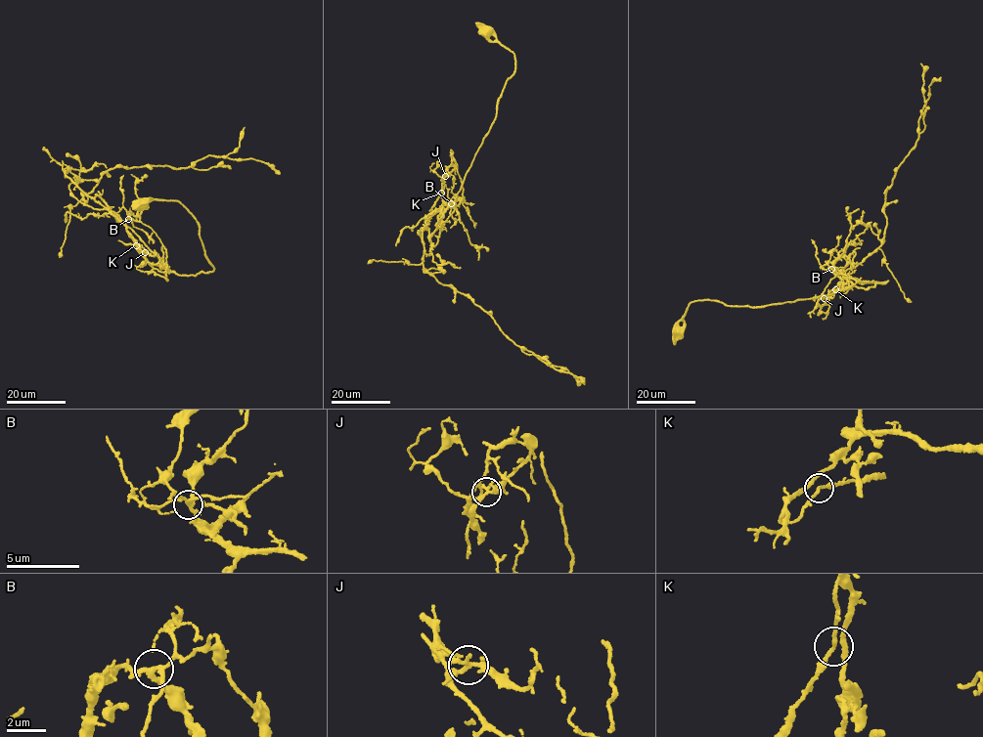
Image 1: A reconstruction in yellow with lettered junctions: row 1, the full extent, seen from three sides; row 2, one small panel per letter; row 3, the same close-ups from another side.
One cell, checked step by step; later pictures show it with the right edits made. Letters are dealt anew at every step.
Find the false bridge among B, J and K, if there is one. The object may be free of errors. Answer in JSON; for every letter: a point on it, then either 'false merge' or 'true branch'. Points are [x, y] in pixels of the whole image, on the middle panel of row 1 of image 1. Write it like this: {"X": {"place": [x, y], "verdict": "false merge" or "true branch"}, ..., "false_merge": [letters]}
{"B": {"place": [451, 203], "verdict": "true branch"}, "J": {"place": [445, 176], "verdict": "true branch"}, "K": {"place": [441, 193], "verdict": "true branch"}, "false_merge": []}

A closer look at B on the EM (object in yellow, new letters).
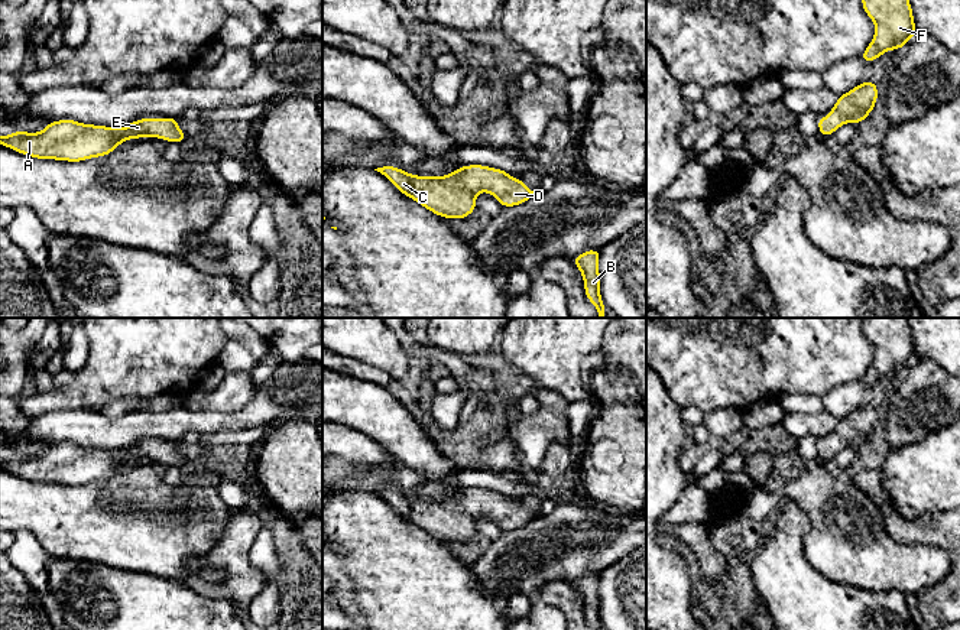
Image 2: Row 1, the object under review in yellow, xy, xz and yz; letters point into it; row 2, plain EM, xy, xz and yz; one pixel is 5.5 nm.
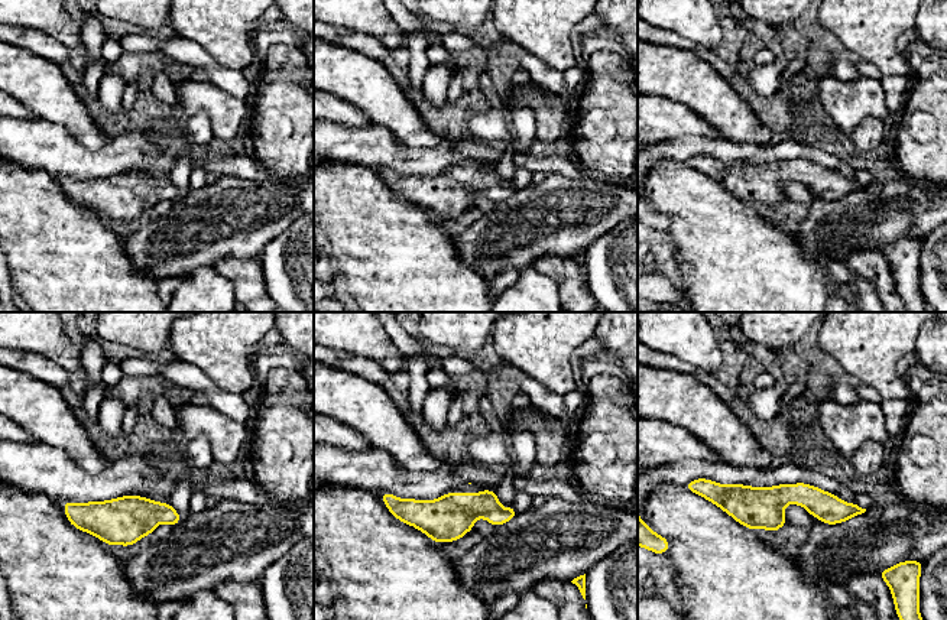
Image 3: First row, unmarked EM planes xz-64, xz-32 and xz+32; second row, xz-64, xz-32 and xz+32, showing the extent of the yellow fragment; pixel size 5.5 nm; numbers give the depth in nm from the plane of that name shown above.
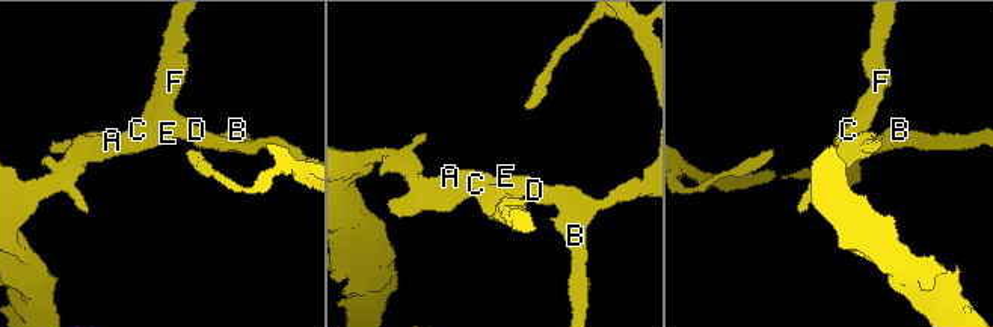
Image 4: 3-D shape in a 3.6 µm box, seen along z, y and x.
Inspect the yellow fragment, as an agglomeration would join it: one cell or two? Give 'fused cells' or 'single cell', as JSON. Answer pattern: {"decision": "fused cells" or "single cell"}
{"decision": "single cell"}

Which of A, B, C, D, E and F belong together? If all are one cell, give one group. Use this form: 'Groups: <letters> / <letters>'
Groups: A B C D E F

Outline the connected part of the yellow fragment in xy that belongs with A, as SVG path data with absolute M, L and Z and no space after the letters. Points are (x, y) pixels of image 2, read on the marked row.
M176 117L139 118L126 124L124 130L120 126L82 124L64 118L51 121L39 133L17 130L9 136L0 136L0 144L35 159L81 162L110 155L124 140L149 136L176 143L182 143L187 139L187 134L182 133L176 123Z

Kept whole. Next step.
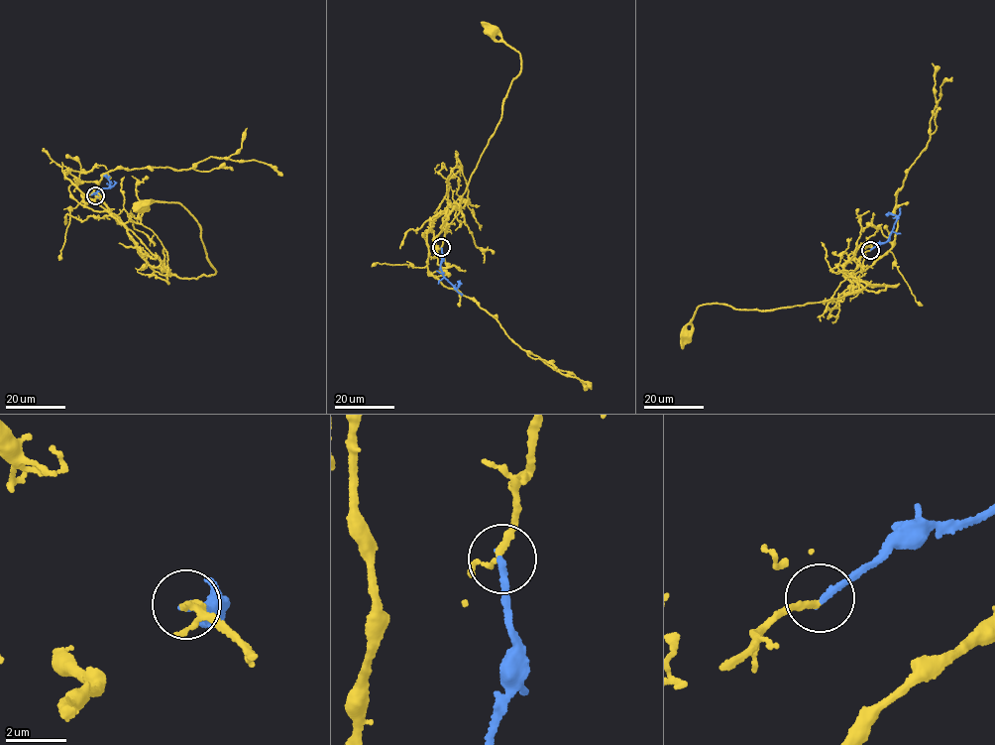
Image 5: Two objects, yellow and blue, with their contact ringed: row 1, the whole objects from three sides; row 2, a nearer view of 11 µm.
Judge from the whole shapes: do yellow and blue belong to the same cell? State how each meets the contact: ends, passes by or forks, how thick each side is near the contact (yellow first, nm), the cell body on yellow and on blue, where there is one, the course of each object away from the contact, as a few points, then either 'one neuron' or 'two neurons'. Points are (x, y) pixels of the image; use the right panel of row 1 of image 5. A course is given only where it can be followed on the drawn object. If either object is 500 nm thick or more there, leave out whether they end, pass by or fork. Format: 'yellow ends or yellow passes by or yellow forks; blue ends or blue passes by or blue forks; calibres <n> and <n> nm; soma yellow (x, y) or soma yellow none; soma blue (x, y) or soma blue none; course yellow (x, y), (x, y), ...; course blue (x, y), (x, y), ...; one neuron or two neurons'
yellow ends; blue ends; calibres 220 and 220 nm; soma yellow (686, 335); soma blue none; course yellow (870, 250), (845, 278), (881, 286), (870, 284), (838, 298), (768, 311), (706, 305), (697, 308), (684, 336); course blue (869, 250), (887, 240), (893, 230), (897, 217), (892, 213), (887, 216); one neuron

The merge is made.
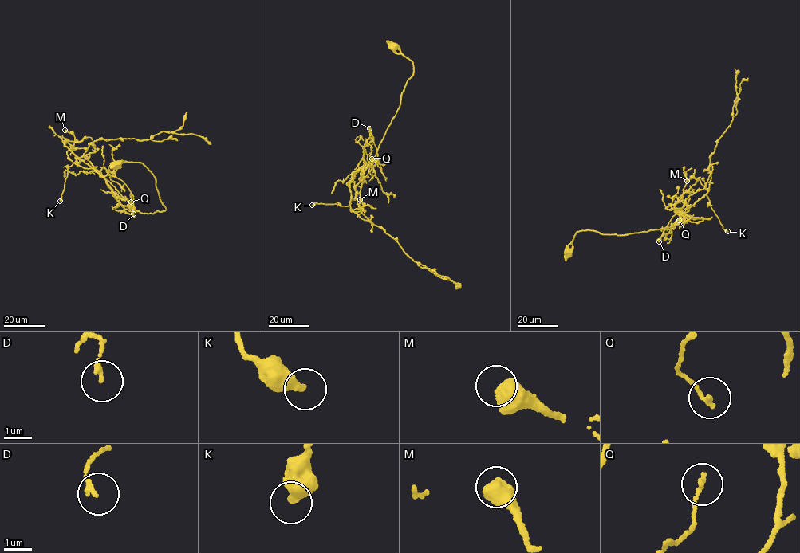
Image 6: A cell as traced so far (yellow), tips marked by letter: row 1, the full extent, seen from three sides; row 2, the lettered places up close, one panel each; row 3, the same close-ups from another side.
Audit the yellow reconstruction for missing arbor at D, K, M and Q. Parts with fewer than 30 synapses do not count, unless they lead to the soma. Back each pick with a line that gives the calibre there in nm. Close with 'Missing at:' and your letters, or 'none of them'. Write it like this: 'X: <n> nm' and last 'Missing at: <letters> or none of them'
Missing at: none of them

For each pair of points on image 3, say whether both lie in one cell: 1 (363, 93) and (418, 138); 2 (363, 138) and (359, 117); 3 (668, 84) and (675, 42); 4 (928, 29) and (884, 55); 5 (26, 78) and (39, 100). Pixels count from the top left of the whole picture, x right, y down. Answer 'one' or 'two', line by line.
1: one
2: two
3: two
4: two
5: one

